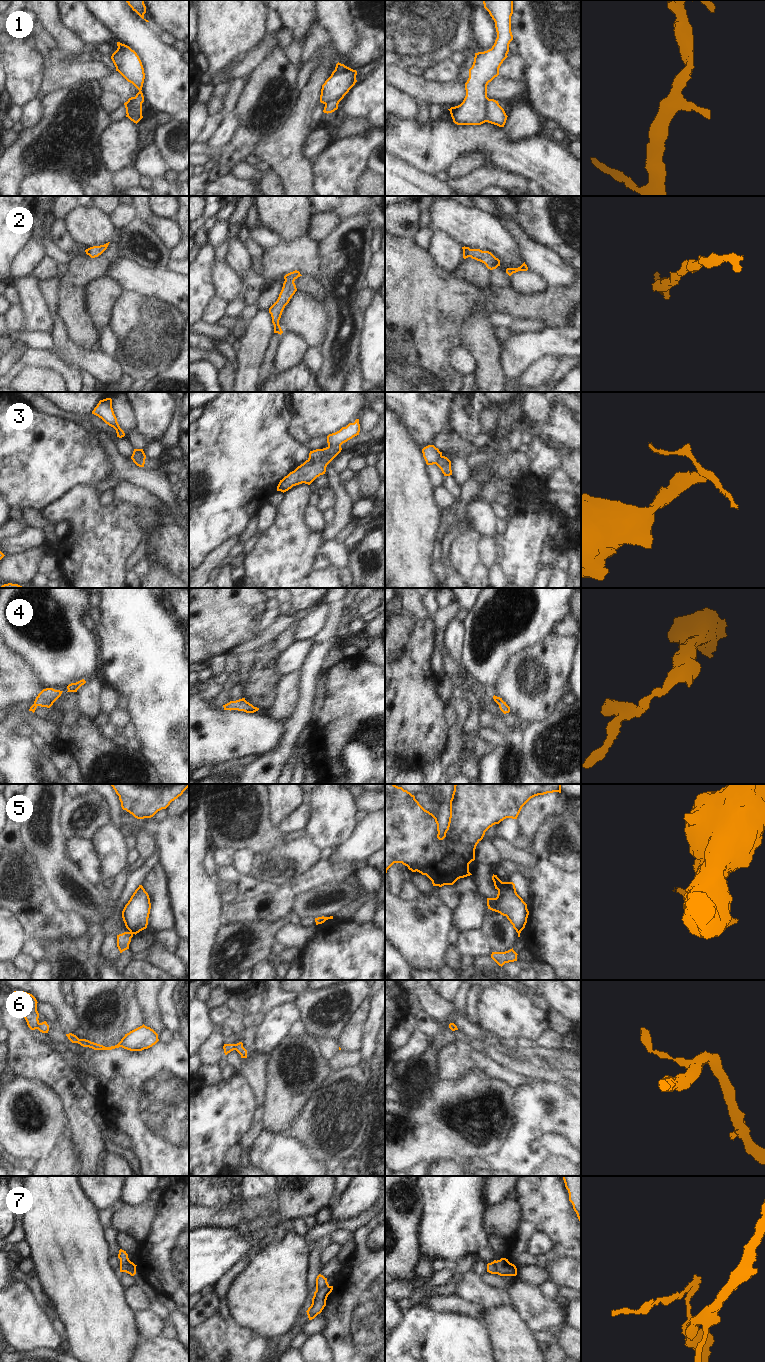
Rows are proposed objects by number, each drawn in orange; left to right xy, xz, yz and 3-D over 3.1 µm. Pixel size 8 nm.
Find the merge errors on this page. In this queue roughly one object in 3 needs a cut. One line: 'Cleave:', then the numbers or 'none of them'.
Cleave: 1, 3, 5, 6, 7

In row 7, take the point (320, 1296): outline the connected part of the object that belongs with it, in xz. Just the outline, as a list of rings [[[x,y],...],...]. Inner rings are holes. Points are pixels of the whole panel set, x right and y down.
[[[325,1286],[321,1289],[316,1289],[312,1298],[312,1304],[306,1311],[309,1320],[314,1319],[318,1314],[322,1312],[326,1306],[327,1297],[332,1292],[332,1290],[333,1286]]]

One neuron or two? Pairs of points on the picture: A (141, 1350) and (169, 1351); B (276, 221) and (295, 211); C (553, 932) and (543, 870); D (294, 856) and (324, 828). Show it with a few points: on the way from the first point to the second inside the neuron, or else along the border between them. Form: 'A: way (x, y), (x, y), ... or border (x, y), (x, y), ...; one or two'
A: way (148, 1351), (162, 1351); one
B: way (281, 216), (286, 211), (290, 211); one
C: way (553, 917), (553, 894), (548, 885); one
D: border (303, 832), (320, 850); two

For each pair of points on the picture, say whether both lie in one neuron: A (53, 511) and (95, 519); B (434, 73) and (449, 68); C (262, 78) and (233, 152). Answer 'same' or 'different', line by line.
A: same
B: same
C: same

